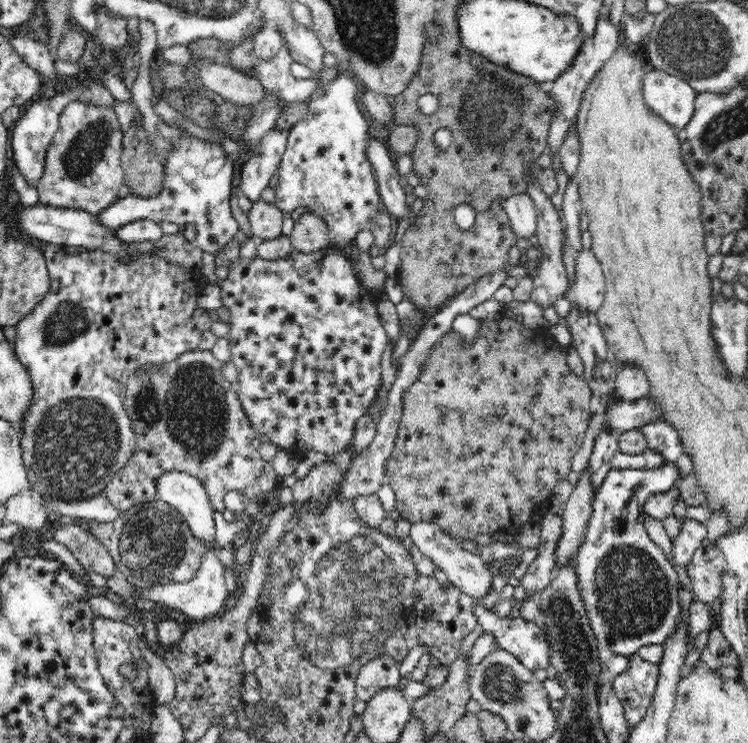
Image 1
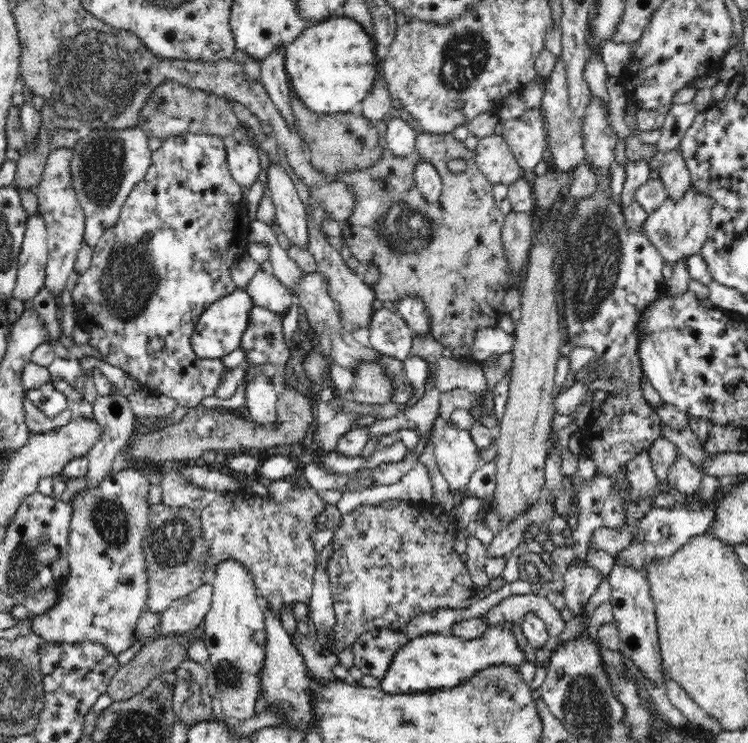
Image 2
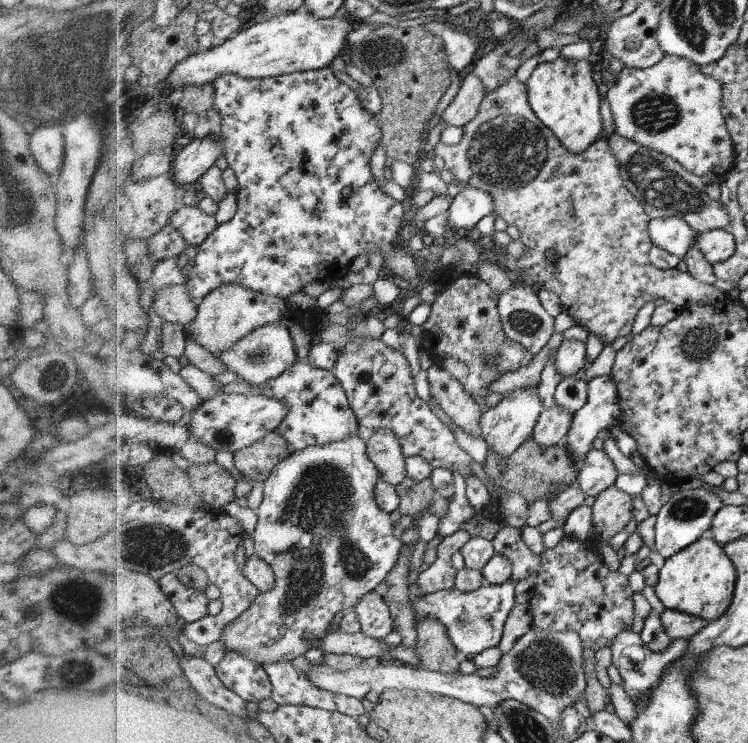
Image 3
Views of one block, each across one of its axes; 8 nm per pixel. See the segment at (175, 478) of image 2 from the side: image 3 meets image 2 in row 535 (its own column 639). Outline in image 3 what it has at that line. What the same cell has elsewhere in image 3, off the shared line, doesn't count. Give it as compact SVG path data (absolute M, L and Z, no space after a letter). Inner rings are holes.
M513 75L504 85L486 93L479 107L478 115L463 127L463 138L458 145L451 146L443 144L441 141L436 144L432 150L426 150L430 155L442 158L444 168L454 175L454 178L462 185L469 185L477 190L487 191L495 202L495 216L500 216L510 226L514 226L521 231L520 240L526 247L526 255L517 260L518 267L523 271L522 276L528 278L532 284L543 287L545 290L551 291L558 296L561 306L569 316L572 316L579 326L582 326L588 333L597 335L602 343L612 345L619 337L626 337L632 330L634 318L638 314L638 310L650 302L663 298L667 303L674 304L678 310L682 310L695 305L715 303L724 301L726 294L720 292L716 286L708 285L696 280L688 272L680 272L674 269L666 271L656 270L649 262L649 251L653 245L650 236L651 218L643 207L642 202L636 199L624 183L622 176L622 164L616 159L614 153L611 152L611 146L606 136L600 137L599 140L592 144L584 153L572 153L567 150L559 139L556 138L554 132L549 130L538 118L534 111L531 110L530 102L527 98L527 87L515 75Z

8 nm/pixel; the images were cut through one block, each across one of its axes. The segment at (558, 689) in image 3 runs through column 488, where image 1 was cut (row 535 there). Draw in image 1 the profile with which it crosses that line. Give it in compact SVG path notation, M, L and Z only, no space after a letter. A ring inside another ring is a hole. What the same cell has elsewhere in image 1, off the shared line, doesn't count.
M698 520L682 521L680 530L672 536L673 549L670 561L676 566L687 567L696 550L708 538L708 535L706 524L702 524Z

